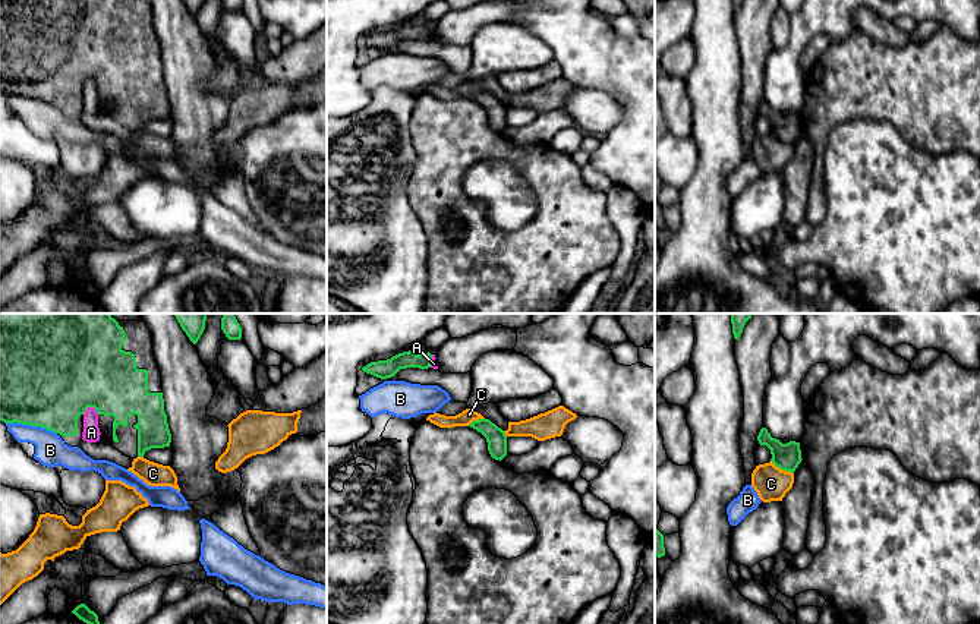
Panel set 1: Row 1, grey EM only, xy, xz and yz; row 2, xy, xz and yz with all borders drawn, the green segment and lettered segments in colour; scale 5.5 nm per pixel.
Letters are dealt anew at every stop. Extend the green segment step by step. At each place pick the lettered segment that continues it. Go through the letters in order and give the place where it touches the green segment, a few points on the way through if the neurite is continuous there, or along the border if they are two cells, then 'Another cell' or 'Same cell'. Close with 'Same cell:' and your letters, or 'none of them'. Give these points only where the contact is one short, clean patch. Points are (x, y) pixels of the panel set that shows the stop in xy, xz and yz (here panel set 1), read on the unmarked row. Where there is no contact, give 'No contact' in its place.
A: Touches green at xy (91, 78). Another cell
B: Touches green at xy (31, 97). Another cell
C: Touches green at yz (782, 141). Path across: yz (787, 129), (782, 141), (771, 156). Same cell
Same cell: C

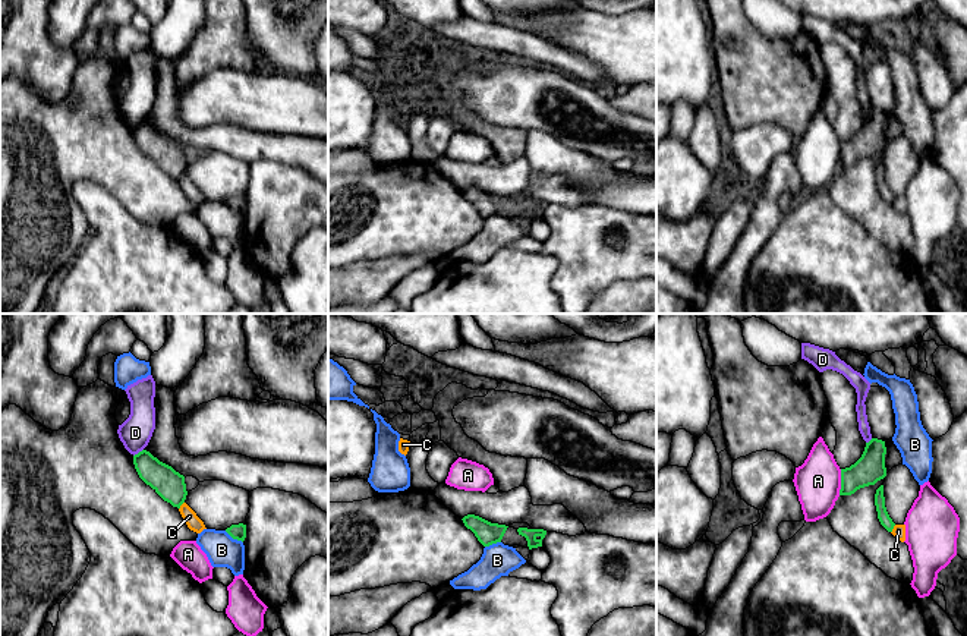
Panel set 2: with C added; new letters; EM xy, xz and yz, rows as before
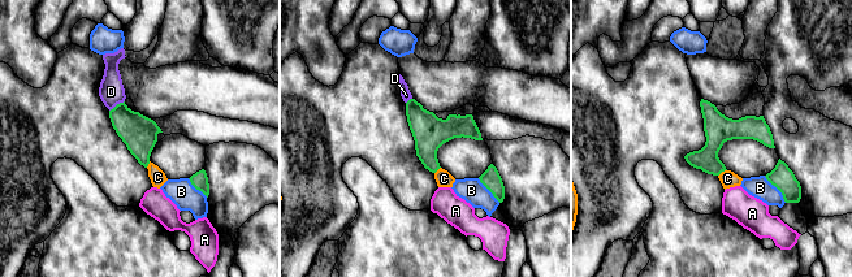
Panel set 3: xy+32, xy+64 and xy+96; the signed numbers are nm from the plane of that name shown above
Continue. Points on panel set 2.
A: Touches green at yz (841, 154). Another cell
B: Touches green at xy (233, 210). Another cell
C: Touches green at yz (893, 200). Another cell
D: Touches green at xy (139, 123). Boundary: xy (142, 120), (134, 128). Another cell
Same cell: none of them

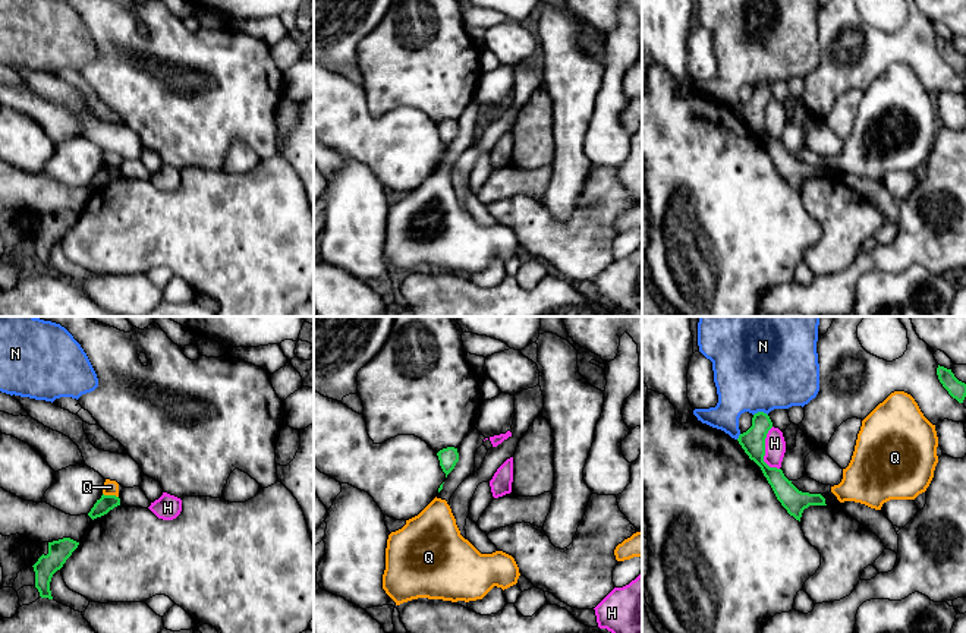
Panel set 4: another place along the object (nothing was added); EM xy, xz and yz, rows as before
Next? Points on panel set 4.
H: Touches green at yz (764, 123). Another cell
N: Touches green at yz (760, 84). Another cell
Q: Touches green at xy (110, 167). Boundary: xy (103, 164), (118, 169). Another cell
Same cell: none of them

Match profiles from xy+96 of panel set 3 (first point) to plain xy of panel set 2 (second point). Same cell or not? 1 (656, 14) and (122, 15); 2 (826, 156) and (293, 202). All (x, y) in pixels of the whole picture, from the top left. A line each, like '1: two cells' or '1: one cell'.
1: one cell
2: one cell

